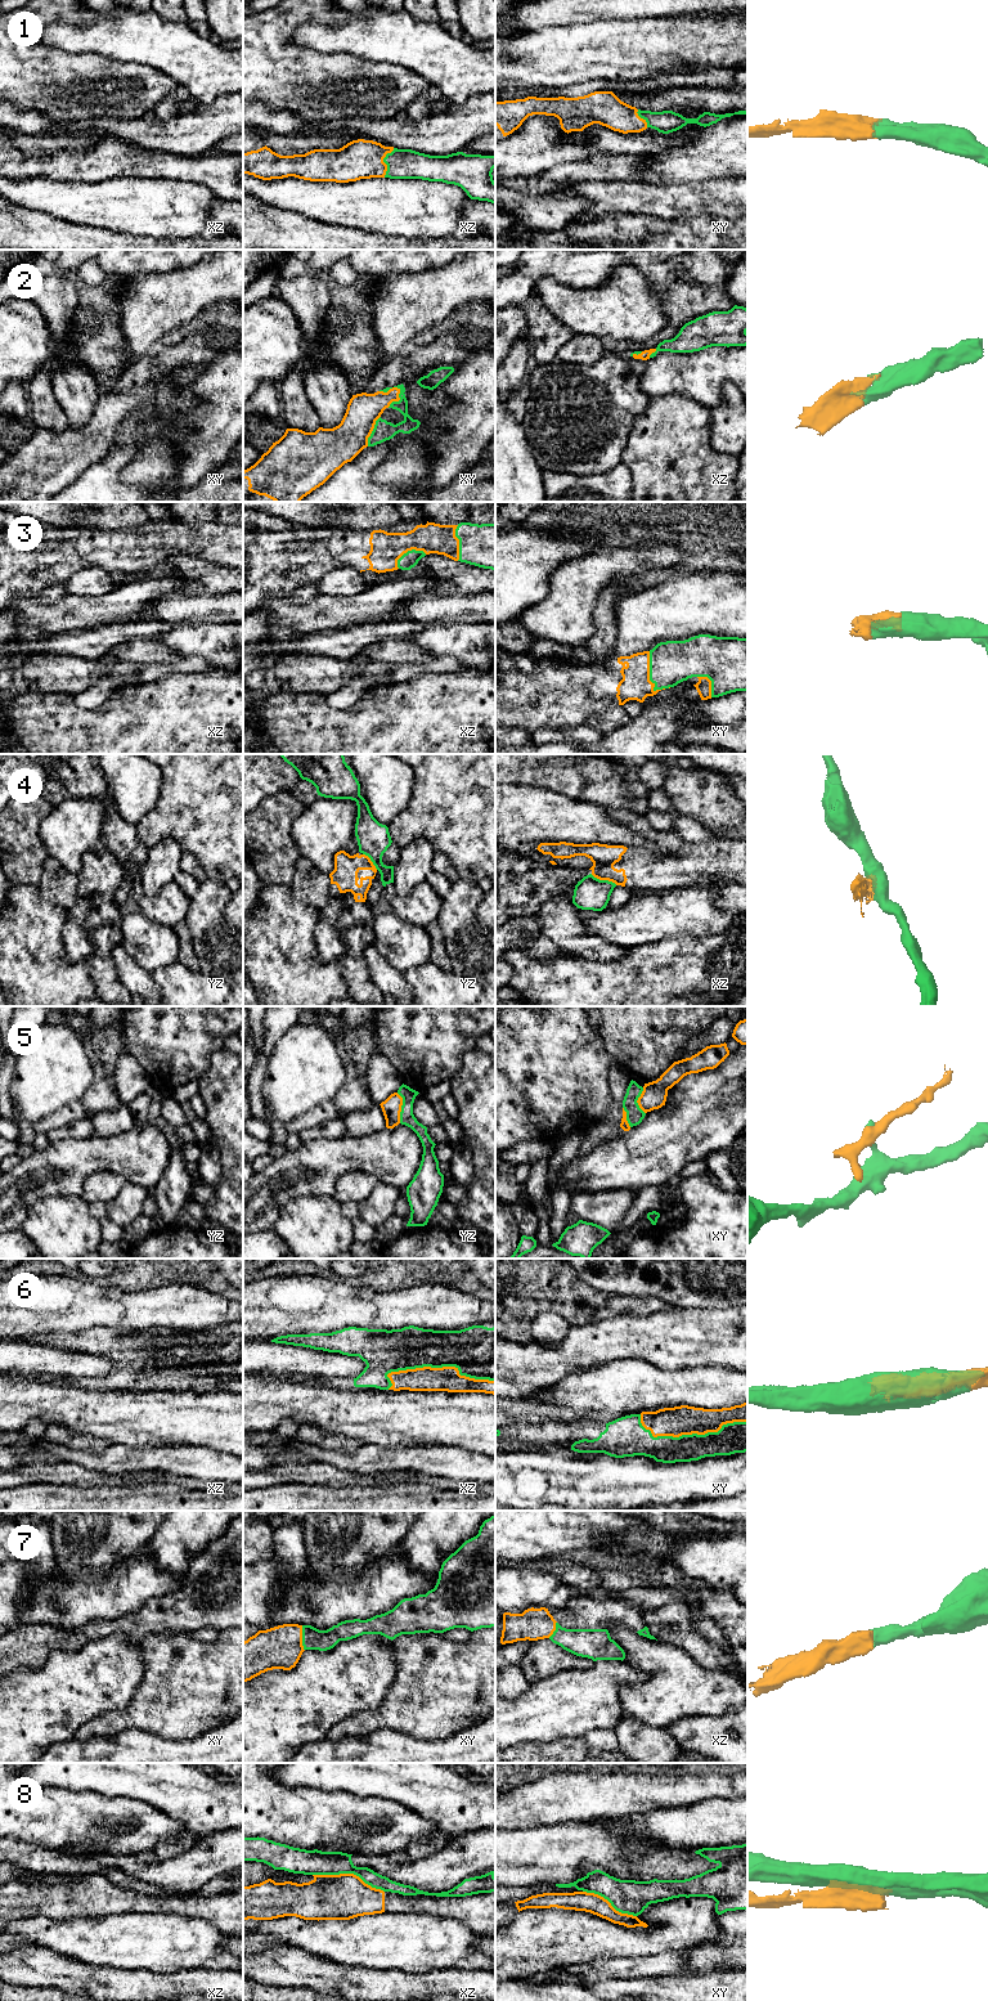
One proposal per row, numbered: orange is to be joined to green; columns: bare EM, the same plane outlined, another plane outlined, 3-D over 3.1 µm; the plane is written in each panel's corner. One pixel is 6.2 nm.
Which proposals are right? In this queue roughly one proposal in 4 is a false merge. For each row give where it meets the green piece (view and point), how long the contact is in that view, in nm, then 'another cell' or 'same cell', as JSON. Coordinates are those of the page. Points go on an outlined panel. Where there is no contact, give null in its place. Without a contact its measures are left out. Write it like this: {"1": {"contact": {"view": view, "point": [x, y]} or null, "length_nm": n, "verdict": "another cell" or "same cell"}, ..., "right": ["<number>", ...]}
{"1": {"contact": {"view": "xz", "point": [384, 161]}, "length_nm": 200, "verdict": "same cell"}, "2": {"contact": {"view": "xy", "point": [394, 386]}, "length_nm": 150, "verdict": "same cell"}, "3": {"contact": {"view": "xy", "point": [650, 672]}, "length_nm": 260, "verdict": "same cell"}, "4": {"contact": {"view": "xz", "point": [603, 880]}, "length_nm": 180, "verdict": "another cell"}, "5": {"contact": {"view": "yz", "point": [402, 1108]}, "length_nm": 190, "verdict": "another cell"}, "6": {"contact": {"view": "xz", "point": [441, 1367]}, "length_nm": 700, "verdict": "same cell"}, "7": {"contact": {"view": "xy", "point": [302, 1638]}, "length_nm": 160, "verdict": "same cell"}, "8": {"contact": {"view": "xz", "point": [349, 1872]}, "length_nm": 460, "verdict": "another cell"}, "right": ["1", "2", "3", "6", "7"]}

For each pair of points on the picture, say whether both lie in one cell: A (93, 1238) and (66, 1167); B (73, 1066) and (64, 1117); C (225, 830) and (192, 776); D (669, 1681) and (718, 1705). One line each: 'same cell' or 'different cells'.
A: different cells
B: different cells
C: same cell
D: same cell

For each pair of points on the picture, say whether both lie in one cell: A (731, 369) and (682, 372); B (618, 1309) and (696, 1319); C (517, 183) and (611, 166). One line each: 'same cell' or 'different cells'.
A: same cell
B: different cells
C: same cell

